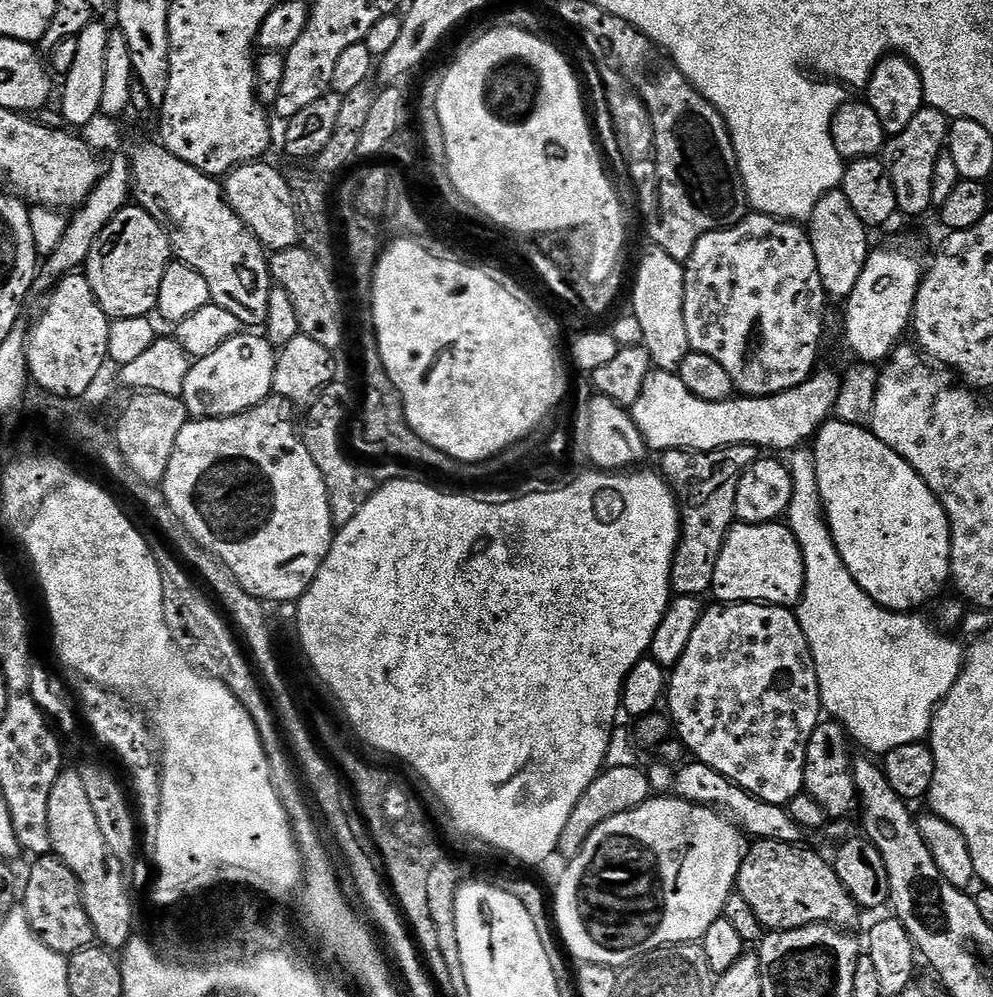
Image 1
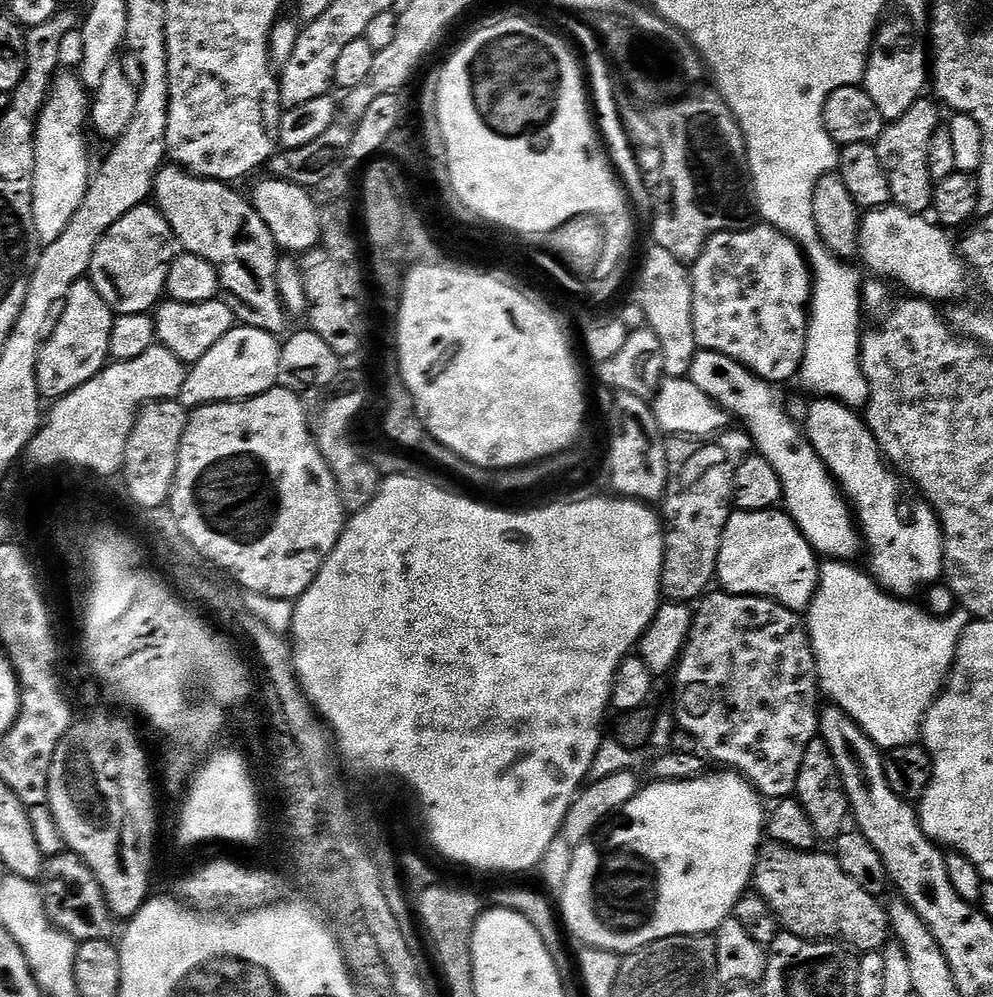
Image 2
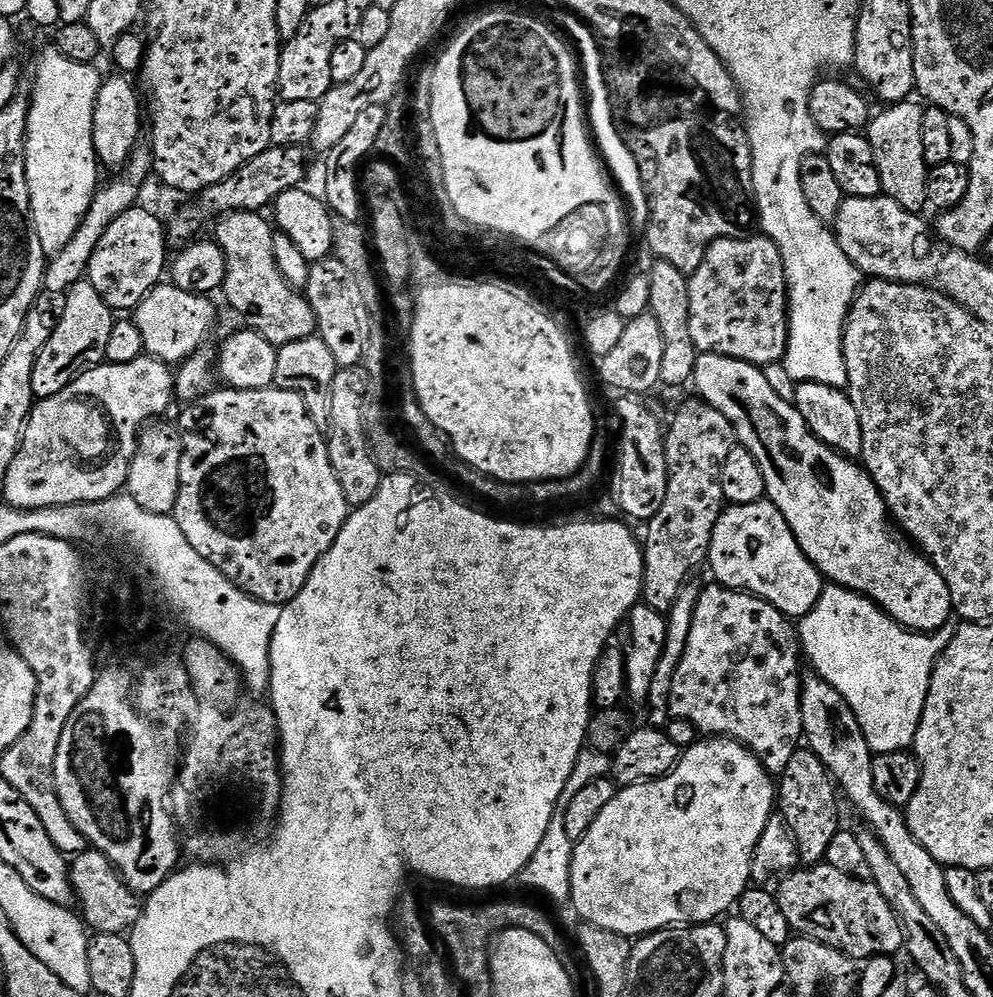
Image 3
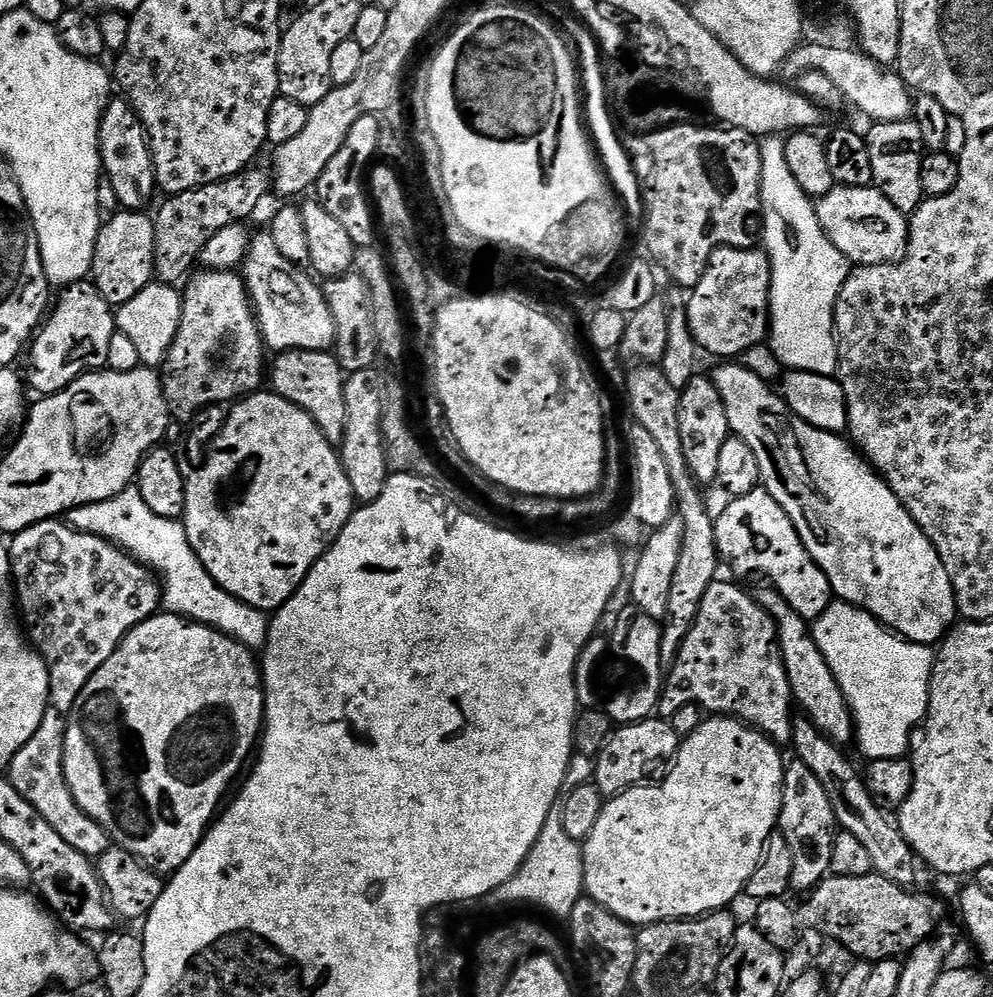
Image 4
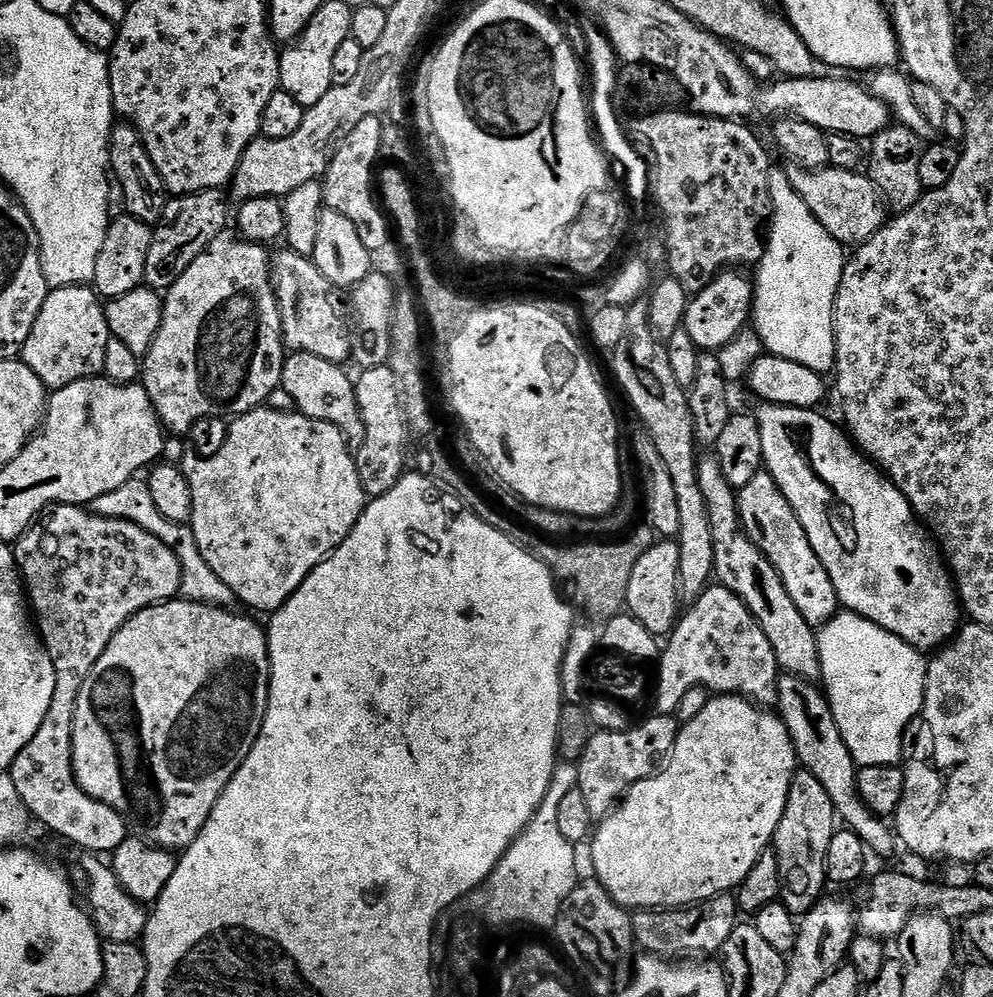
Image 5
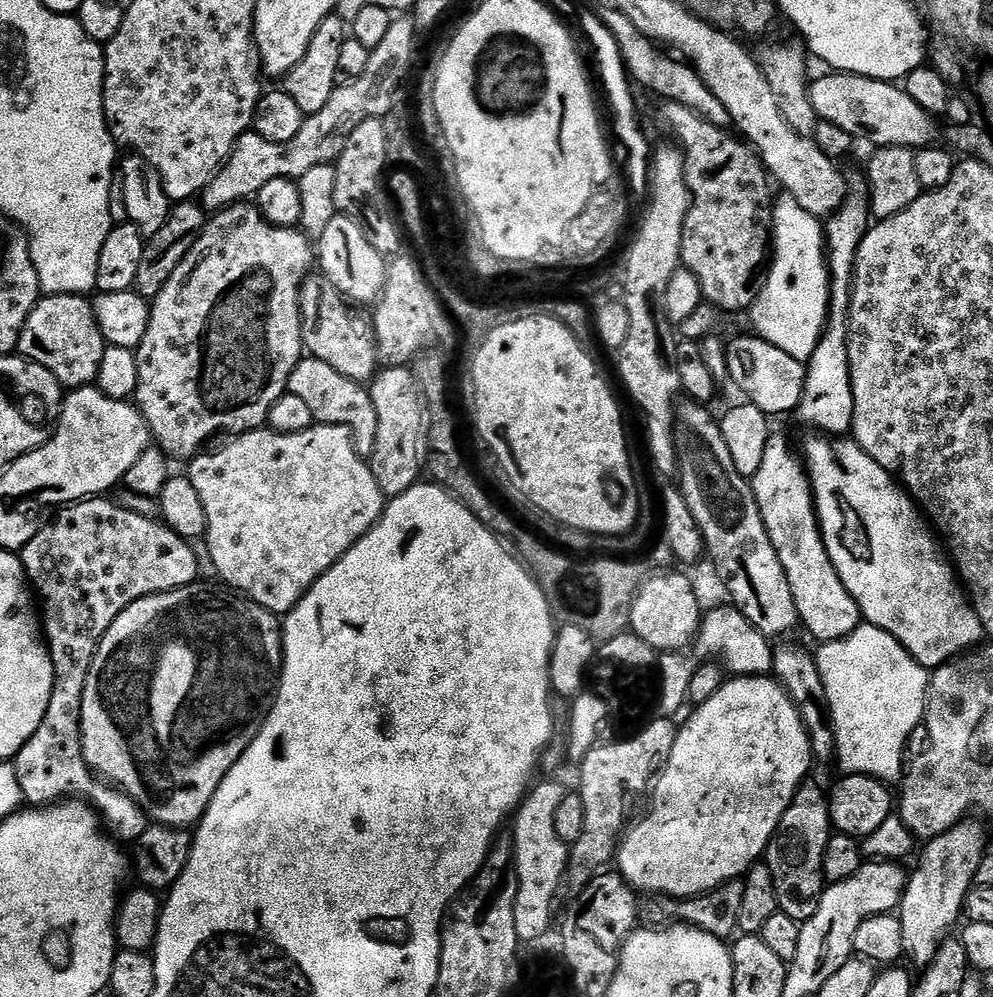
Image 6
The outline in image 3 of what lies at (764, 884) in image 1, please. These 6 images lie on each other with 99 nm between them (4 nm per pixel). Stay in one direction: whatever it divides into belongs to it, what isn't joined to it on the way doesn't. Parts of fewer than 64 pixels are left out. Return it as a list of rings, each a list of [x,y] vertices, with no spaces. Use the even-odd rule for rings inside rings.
[[[825,862],[790,872],[779,884],[780,892],[775,893],[775,898],[782,906],[782,914],[786,914],[786,922],[790,922],[793,933],[844,952],[856,962],[869,960],[871,956],[895,957],[896,951],[899,953],[903,949],[904,931],[900,919],[896,917],[890,902],[882,896],[882,890],[878,890],[878,886],[871,880],[850,878],[850,874],[842,874],[842,870],[834,870],[834,866]]]

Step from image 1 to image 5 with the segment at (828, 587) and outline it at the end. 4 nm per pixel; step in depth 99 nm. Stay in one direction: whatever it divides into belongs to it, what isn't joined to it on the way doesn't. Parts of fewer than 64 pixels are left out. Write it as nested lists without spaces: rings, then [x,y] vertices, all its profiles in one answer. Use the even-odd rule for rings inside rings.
[[[847,610],[837,611],[817,631],[816,641],[822,688],[854,762],[860,768],[899,765],[904,731],[924,706],[925,657],[902,638]]]

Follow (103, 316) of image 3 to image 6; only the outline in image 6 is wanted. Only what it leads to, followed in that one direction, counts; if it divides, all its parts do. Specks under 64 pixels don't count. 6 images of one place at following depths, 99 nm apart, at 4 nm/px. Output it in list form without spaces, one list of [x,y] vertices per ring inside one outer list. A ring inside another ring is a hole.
[[[62,294],[61,296],[41,295],[32,308],[32,313],[26,318],[24,329],[20,332],[20,342],[18,345],[19,355],[26,360],[32,360],[38,366],[46,366],[50,374],[65,389],[83,388],[91,385],[98,374],[98,366],[102,366],[102,354],[105,350],[104,335],[102,330],[98,330],[98,322],[94,318],[92,300],[84,296],[71,296]]]

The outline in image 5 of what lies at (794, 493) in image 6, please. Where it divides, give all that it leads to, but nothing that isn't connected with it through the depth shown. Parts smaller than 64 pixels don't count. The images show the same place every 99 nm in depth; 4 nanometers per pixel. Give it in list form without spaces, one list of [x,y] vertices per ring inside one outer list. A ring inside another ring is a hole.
[[[766,470],[754,474],[754,478],[750,478],[750,482],[739,489],[738,503],[740,526],[744,535],[750,538],[750,542],[754,542],[754,546],[758,546],[758,550],[776,568],[786,586],[786,594],[790,594],[794,606],[798,606],[798,614],[802,614],[807,624],[827,624],[838,611],[836,591],[822,562],[810,546],[810,538],[806,538],[806,530],[802,530],[802,522],[798,522],[790,502],[782,494],[772,475]]]

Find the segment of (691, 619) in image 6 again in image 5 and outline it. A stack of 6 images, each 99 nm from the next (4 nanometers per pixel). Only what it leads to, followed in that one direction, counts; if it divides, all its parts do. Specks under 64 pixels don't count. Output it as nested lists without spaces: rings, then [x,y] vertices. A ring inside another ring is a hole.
[[[672,538],[661,539],[653,548],[646,550],[642,558],[638,558],[634,565],[634,574],[630,574],[628,583],[628,594],[626,597],[627,611],[650,634],[657,638],[664,638],[675,628],[678,617],[682,612],[682,601],[680,598],[678,578],[678,550],[679,543]]]

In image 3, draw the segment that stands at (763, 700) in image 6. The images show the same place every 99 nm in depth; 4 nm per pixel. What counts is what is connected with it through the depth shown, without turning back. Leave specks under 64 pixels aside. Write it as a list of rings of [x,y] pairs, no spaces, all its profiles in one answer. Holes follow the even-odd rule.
[[[700,738],[696,743],[683,749],[680,761],[666,776],[649,780],[642,784],[629,784],[621,787],[616,796],[594,818],[590,830],[582,839],[575,841],[572,849],[572,894],[570,904],[576,907],[576,912],[583,923],[593,924],[602,930],[610,930],[619,936],[639,938],[648,936],[663,928],[687,926],[689,924],[706,924],[721,919],[723,912],[737,907],[740,895],[748,891],[752,880],[752,856],[758,846],[758,838],[762,838],[762,830],[766,830],[766,822],[778,804],[778,788],[774,783],[773,773],[767,772],[764,763],[757,758],[745,744],[727,738]]]

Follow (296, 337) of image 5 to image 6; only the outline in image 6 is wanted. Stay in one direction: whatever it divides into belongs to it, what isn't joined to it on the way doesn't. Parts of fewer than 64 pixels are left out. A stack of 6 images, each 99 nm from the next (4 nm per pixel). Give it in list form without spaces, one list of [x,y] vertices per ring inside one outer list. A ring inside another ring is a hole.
[[[310,274],[304,279],[303,286],[300,287],[300,325],[302,326],[302,338],[304,339],[304,346],[307,355],[318,358],[322,362],[326,362],[330,366],[334,366],[334,370],[338,370],[338,374],[346,374],[346,378],[351,380],[359,380],[361,382],[371,381],[372,377],[376,375],[378,371],[378,357],[376,354],[376,337],[370,327],[369,321],[363,320],[362,317],[352,317],[352,312],[347,308],[349,305],[346,303],[346,297],[343,296],[340,291],[334,286],[334,282],[330,282],[322,274]]]

